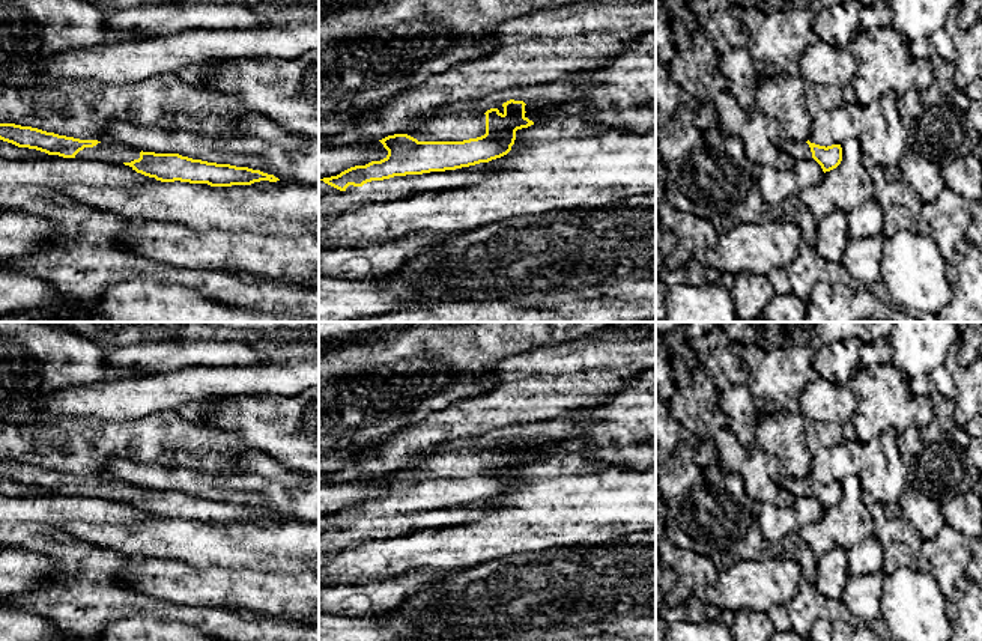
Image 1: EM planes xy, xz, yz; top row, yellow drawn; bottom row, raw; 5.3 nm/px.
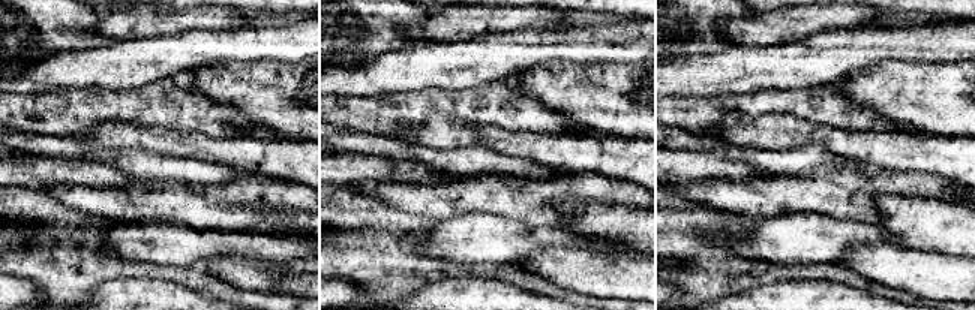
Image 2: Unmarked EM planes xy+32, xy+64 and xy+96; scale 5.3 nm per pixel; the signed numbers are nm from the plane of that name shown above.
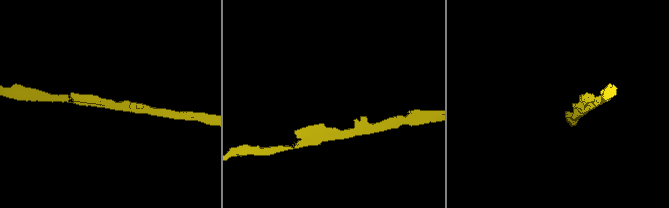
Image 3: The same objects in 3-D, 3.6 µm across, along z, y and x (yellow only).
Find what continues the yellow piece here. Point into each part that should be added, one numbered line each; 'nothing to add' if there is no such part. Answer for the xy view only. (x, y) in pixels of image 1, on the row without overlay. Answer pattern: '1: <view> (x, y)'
1: xy (121, 491)

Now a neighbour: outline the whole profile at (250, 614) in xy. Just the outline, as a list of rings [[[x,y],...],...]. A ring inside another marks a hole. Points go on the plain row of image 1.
[[[224,603],[224,605],[221,605],[221,608],[233,611],[235,614],[238,614],[239,617],[242,617],[247,621],[257,621],[262,617],[268,615],[268,614],[259,611],[259,609],[254,609],[254,608],[250,608],[250,606],[233,606],[232,603]]]

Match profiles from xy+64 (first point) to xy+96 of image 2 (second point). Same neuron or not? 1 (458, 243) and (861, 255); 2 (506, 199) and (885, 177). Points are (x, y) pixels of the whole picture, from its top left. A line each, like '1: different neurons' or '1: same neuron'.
1: different neurons
2: same neuron

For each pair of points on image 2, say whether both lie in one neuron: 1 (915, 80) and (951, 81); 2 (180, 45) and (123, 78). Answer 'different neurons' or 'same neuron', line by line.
1: same neuron
2: same neuron

